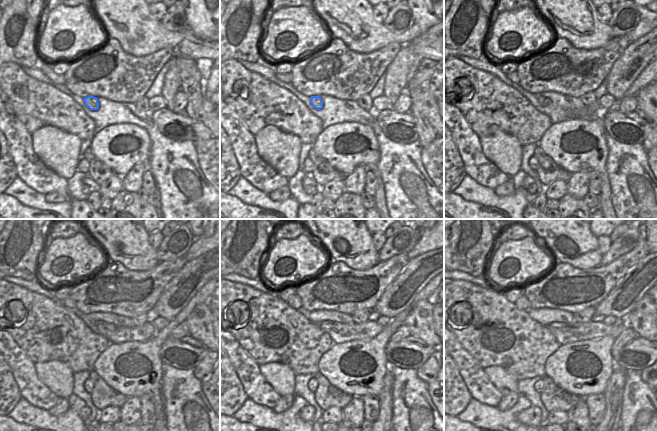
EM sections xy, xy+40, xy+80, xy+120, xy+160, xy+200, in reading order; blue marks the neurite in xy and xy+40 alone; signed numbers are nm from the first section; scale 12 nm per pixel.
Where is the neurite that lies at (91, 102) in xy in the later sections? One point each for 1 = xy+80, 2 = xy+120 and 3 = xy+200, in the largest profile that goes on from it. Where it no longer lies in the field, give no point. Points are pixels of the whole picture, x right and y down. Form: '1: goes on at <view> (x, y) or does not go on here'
1: goes on at xy+80 (542, 100)
2: goes on at xy+120 (115, 334)
3: goes on at xy+200 (565, 333)

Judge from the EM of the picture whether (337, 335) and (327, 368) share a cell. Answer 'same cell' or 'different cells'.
different cells

